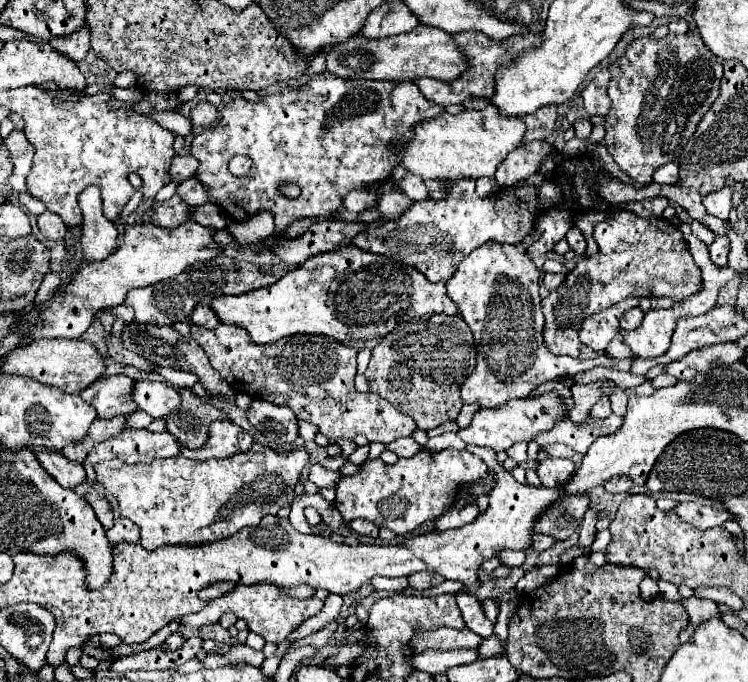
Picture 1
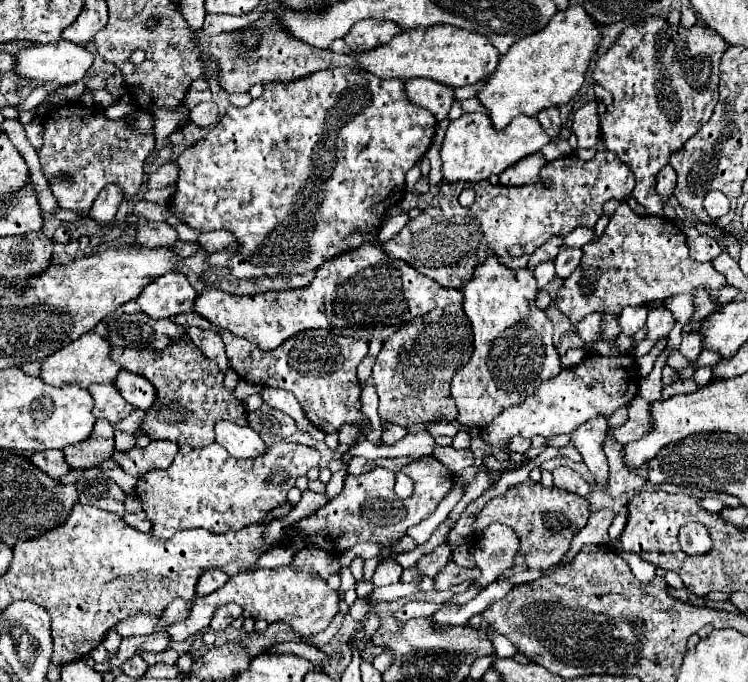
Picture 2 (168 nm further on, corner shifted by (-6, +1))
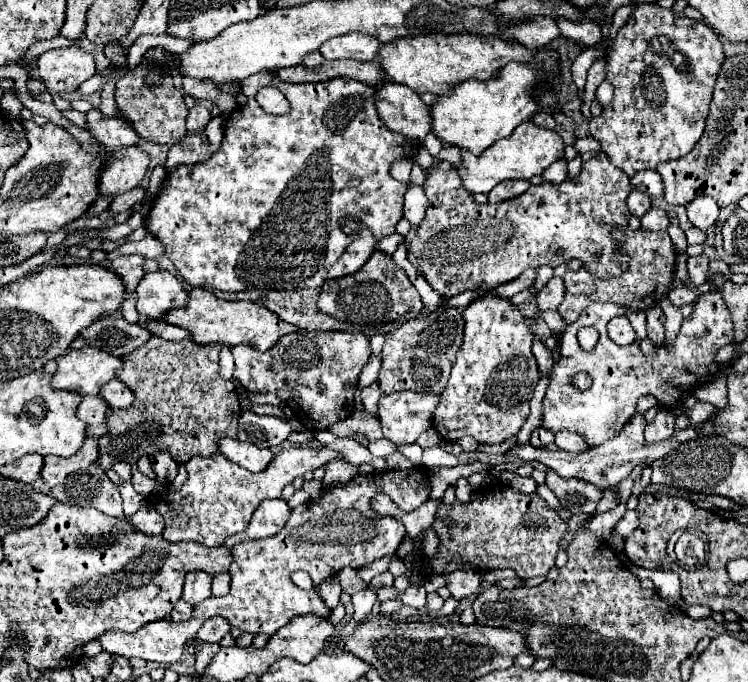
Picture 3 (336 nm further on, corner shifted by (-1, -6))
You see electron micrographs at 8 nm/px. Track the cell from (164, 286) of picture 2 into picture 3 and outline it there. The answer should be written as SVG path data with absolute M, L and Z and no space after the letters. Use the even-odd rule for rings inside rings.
M149 272L137 286L137 312L151 318L163 320L173 308L183 308L189 302L189 294L183 290L181 280L169 272Z

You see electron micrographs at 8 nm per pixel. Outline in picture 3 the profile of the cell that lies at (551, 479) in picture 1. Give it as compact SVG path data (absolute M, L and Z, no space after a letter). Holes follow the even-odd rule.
M547 470L547 482L545 482L555 496L559 498L561 506L565 510L569 510L571 514L577 512L595 512L597 504L599 504L599 496L601 490L595 488L589 482L583 482L579 478L561 478L559 474Z

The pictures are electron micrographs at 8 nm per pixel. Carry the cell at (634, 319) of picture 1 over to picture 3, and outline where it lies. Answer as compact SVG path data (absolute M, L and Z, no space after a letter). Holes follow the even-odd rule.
M617 316L607 324L609 330L609 338L619 344L619 346L627 346L635 342L635 330L631 326L631 322L627 320L627 316Z

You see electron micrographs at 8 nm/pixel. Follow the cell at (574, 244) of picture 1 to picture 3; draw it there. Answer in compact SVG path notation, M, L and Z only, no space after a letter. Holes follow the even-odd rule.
M553 276L553 278L545 284L545 288L537 292L539 308L541 308L541 310L557 310L559 304L563 302L563 294L565 294L563 278Z

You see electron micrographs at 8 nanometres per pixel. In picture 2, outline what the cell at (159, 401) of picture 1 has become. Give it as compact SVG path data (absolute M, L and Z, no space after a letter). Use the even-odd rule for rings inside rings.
M122 369L118 373L114 385L128 403L132 403L136 409L142 409L142 411L150 409L150 405L156 397L156 391L152 389L152 383L148 379L140 377L132 371L126 371L126 369Z

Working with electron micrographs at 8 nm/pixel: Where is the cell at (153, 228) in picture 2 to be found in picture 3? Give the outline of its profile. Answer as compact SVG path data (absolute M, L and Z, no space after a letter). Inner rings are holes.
M131 254L131 256L117 256L109 262L109 268L113 272L117 272L123 282L125 282L125 288L127 292L133 292L139 284L139 280L143 278L145 270L143 270L143 262L145 258L139 256L139 254Z

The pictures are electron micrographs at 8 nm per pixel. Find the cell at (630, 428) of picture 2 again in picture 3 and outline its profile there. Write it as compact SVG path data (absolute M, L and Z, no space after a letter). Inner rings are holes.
M657 408L657 416L653 422L645 426L645 444L657 444L667 440L673 434L675 416L667 408Z

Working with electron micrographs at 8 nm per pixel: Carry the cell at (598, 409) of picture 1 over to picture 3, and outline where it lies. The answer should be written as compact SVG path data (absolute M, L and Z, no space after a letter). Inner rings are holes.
M567 430L555 434L555 444L559 450L571 452L571 454L581 454L581 452L587 452L591 448L587 444L587 440L583 440L583 436L579 436L575 432L567 432Z

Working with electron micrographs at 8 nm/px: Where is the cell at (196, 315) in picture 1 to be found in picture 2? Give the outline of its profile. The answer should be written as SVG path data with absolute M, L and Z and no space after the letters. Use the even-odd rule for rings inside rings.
M182 313L182 315L176 315L174 319L172 319L174 323L178 323L178 325L182 325L182 327L200 327L200 329L212 329L212 325L204 319L204 317L200 317L198 313Z

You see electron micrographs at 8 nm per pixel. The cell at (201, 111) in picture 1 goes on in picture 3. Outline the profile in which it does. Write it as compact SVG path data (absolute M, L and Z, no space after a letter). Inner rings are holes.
M197 104L197 106L193 106L193 108L189 110L187 130L189 130L189 132L201 132L201 130L205 130L205 126L209 124L209 120L211 120L211 112L209 112L205 106Z

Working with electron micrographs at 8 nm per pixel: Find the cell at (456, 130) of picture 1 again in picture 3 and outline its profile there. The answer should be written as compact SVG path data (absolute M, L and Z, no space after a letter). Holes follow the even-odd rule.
M523 122L519 124L511 136L495 142L493 146L489 146L483 154L475 156L467 150L461 150L461 166L455 168L463 186L471 192L471 194L479 194L479 192L491 192L493 186L497 186L499 182L507 180L507 178L525 178L529 180L535 174L541 174L549 164L553 164L555 160L563 158L563 140L555 130L547 130L547 128L539 128L535 126L535 122Z

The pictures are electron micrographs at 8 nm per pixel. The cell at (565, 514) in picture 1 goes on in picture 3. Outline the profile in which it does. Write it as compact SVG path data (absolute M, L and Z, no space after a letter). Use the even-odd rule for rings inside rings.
M491 484L473 494L473 502L453 508L439 506L433 528L439 534L439 552L423 570L429 568L433 574L445 574L459 568L495 570L513 568L519 578L545 576L555 564L561 540L567 534L567 520L559 516L539 494L523 494L505 484ZM447 516L455 518L455 528L447 528Z

